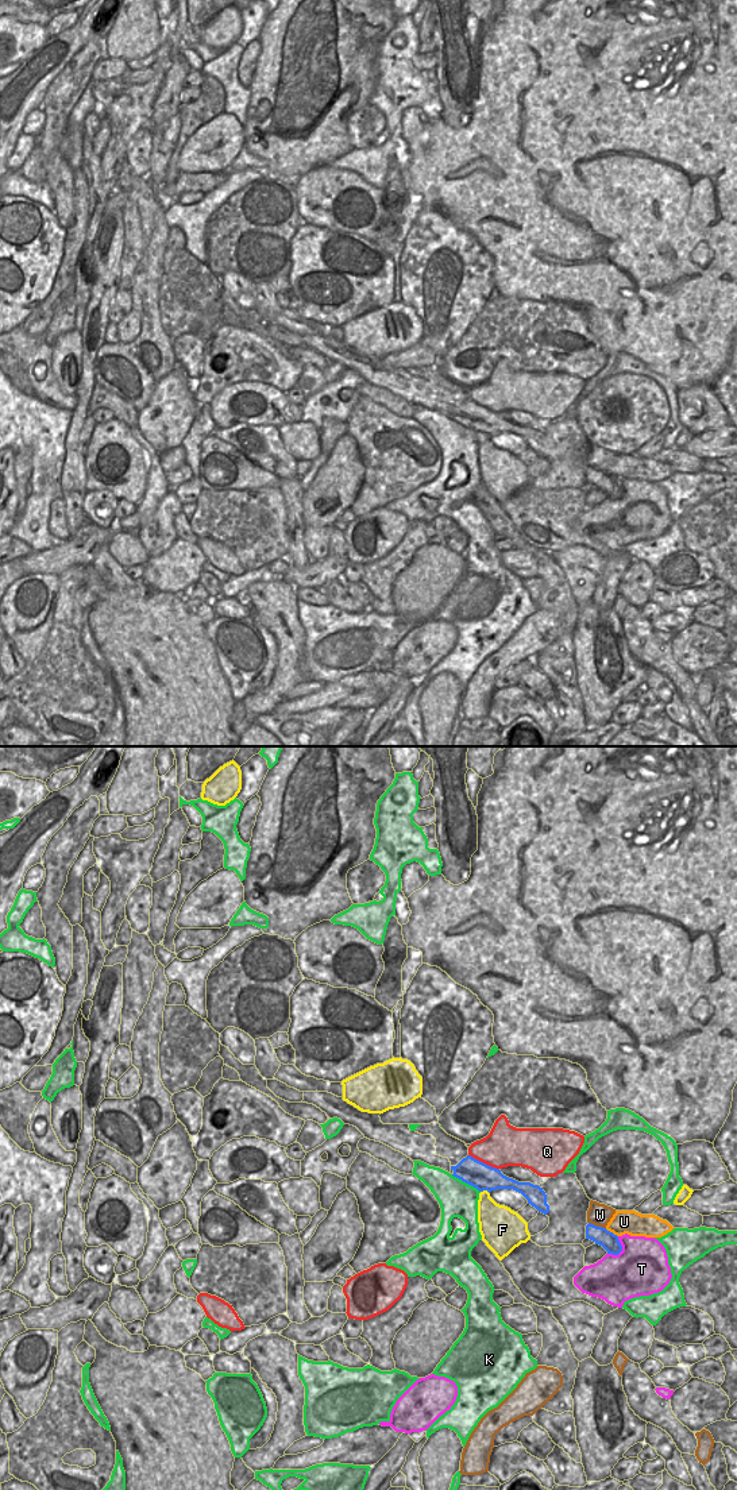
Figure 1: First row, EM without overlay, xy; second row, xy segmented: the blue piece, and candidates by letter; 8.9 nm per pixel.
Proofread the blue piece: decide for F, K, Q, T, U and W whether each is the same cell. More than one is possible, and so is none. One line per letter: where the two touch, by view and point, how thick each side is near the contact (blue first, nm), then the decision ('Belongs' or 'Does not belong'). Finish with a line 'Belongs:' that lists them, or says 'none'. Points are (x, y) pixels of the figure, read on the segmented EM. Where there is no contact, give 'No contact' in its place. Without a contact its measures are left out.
F: Touches blue at xy (485, 1189). Thickness 240 nm (blue) against 260 nm. Does not belong
K: Touches blue at xy (466, 1182). Thickness 240 nm (blue) against 320 nm. Does not belong
Q: Touches blue at xy (482, 1162). Thickness 240 nm (blue) against 360 nm. Does not belong
T: Touches blue at xy (621, 1250). Thickness 150 nm (blue) against 480 nm. Does not belong
U: Touches blue at xy (612, 1232). Thickness 150 nm (blue) against 220 nm. Does not belong
W: Touches blue at xy (595, 1226). Thickness 150 nm (blue) against 200 nm. Does not belong
Belongs: none

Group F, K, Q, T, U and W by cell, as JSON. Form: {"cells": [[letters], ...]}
{"cells": [["F"], ["K"], ["Q"], ["T"], ["U"], ["W"]]}

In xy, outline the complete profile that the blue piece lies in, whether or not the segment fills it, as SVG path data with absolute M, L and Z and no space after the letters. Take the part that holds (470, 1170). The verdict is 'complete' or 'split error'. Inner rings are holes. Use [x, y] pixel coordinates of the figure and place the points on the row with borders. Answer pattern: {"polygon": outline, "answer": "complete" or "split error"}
{"polygon": "M304 1092L302 1103L313 1104L327 1113L329 1119L337 1118L344 1124L356 1127L364 1138L381 1142L412 1161L421 1161L429 1166L440 1167L479 1192L497 1189L513 1189L521 1193L528 1204L547 1215L549 1205L547 1194L539 1185L518 1182L471 1155L452 1166L448 1158L436 1155L436 1139L432 1135L421 1135L409 1128L409 1124L383 1124L381 1113L362 1112L354 1105L328 1092Z", "answer": "split error"}

